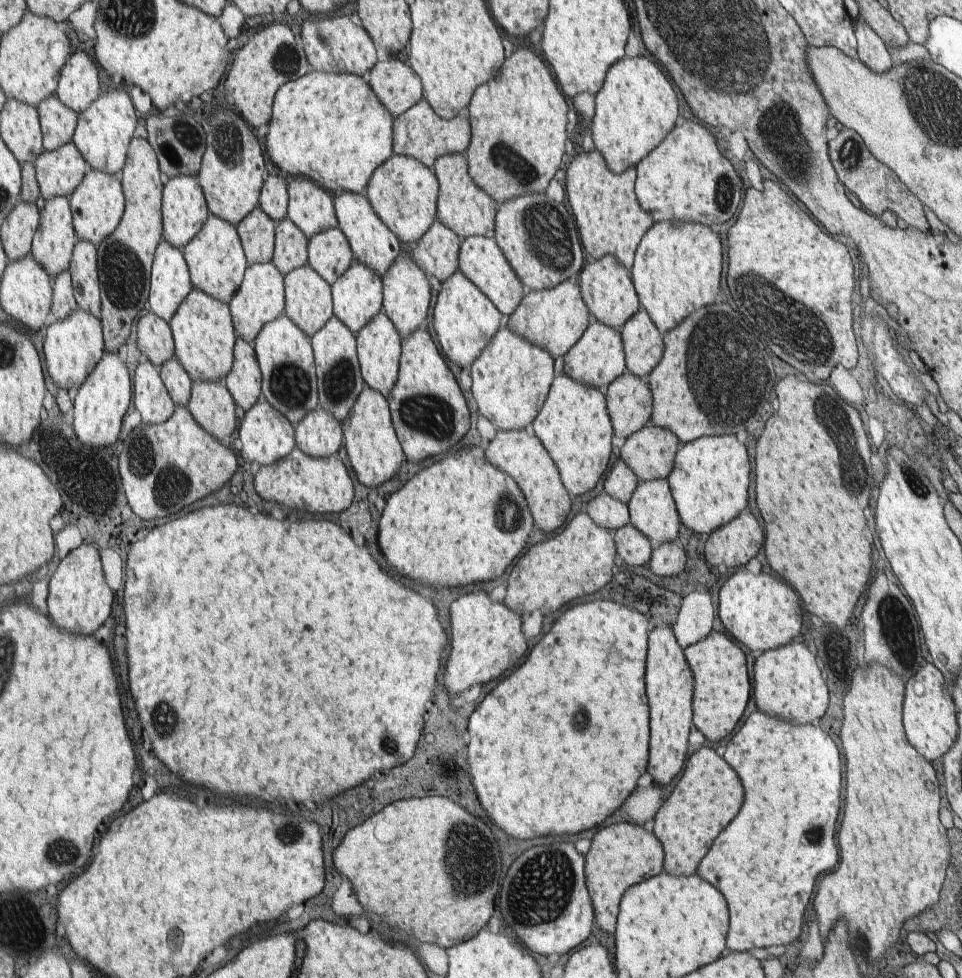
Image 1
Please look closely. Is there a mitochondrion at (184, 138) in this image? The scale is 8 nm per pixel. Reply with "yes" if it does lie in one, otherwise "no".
yes

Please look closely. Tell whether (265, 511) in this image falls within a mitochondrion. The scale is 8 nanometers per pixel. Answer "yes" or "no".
no

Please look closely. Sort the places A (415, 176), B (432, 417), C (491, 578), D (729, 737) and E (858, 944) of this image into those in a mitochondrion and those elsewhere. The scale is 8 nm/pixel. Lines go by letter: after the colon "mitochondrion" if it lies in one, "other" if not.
A: other
B: mitochondrion
C: other
D: other
E: mitochondrion

